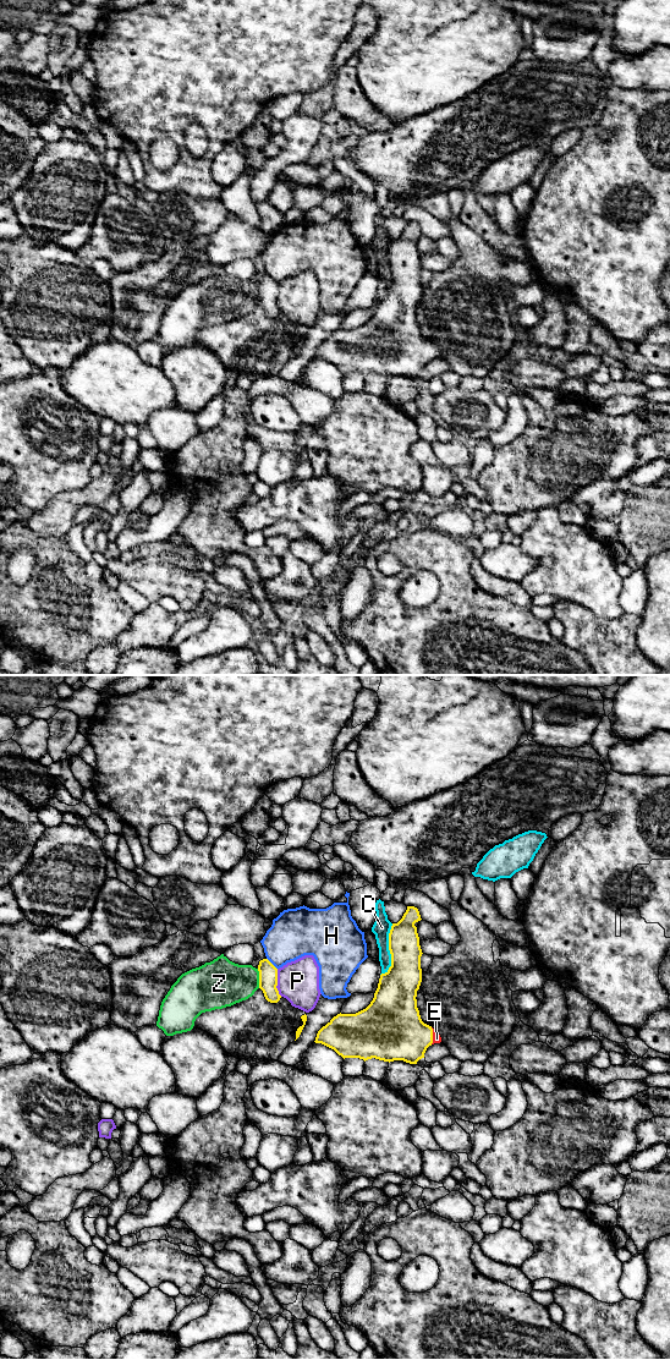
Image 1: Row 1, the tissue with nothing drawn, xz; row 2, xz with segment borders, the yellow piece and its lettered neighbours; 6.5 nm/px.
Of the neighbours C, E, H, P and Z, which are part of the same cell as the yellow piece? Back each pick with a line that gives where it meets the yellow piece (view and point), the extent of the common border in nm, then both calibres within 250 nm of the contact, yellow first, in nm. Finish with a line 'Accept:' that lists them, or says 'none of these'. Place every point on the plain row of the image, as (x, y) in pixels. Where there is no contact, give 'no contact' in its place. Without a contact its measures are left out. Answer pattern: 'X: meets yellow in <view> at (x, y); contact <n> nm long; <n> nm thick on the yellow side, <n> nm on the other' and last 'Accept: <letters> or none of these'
E: meets yellow in xz at (432, 351); contact 110 nm long; 380 nm thick on the yellow side, 60 nm on the other
Accept: E

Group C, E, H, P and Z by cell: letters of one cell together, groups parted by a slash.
C / E / H / P / Z

